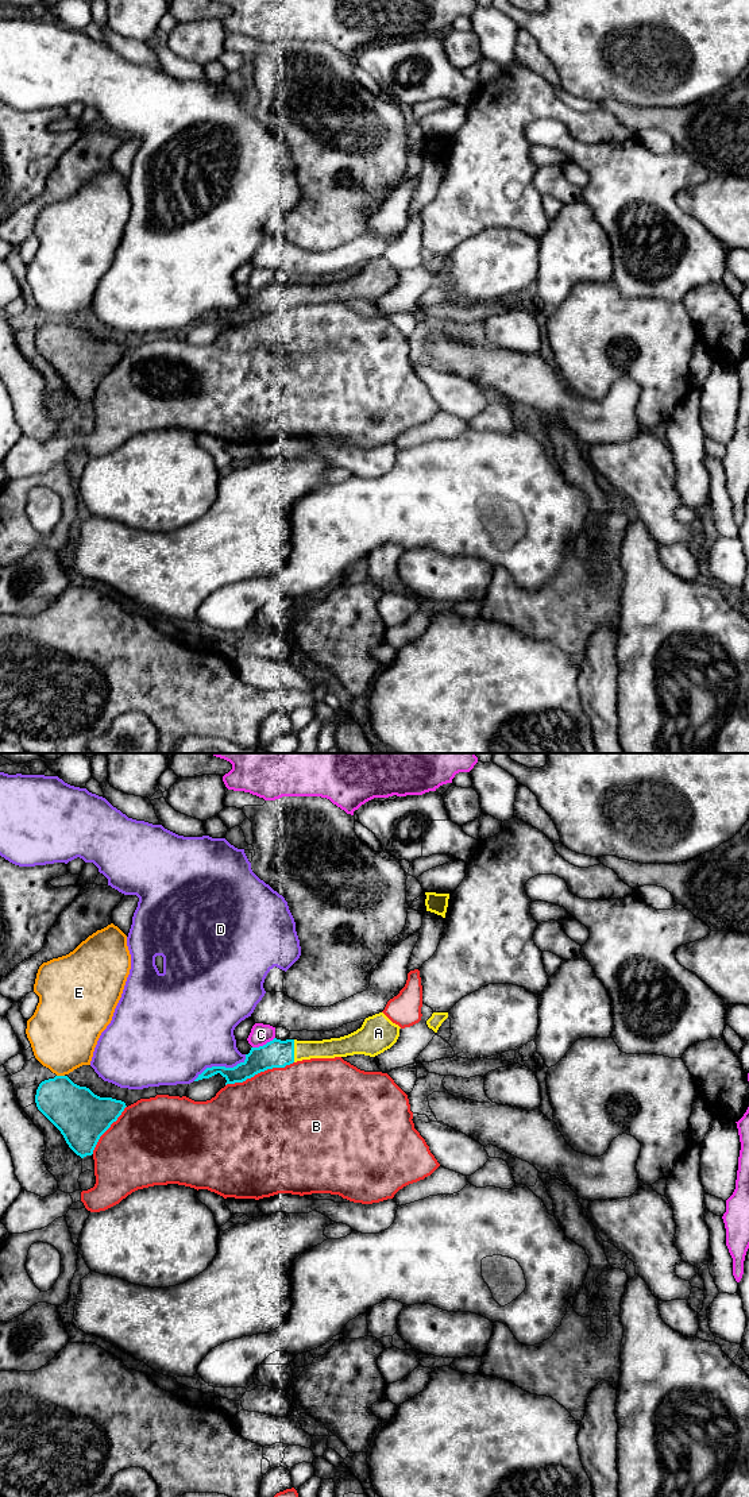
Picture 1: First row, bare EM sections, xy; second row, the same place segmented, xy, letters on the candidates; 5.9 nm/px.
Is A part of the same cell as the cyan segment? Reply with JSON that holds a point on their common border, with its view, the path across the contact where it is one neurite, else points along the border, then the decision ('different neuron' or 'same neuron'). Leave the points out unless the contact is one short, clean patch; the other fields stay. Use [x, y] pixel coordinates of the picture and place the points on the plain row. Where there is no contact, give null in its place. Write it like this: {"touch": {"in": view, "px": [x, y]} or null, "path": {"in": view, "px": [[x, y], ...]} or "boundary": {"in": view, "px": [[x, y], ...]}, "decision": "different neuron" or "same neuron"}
{"touch": {"in": "xy", "px": [293, 294]}, "decision": "same neuron"}

